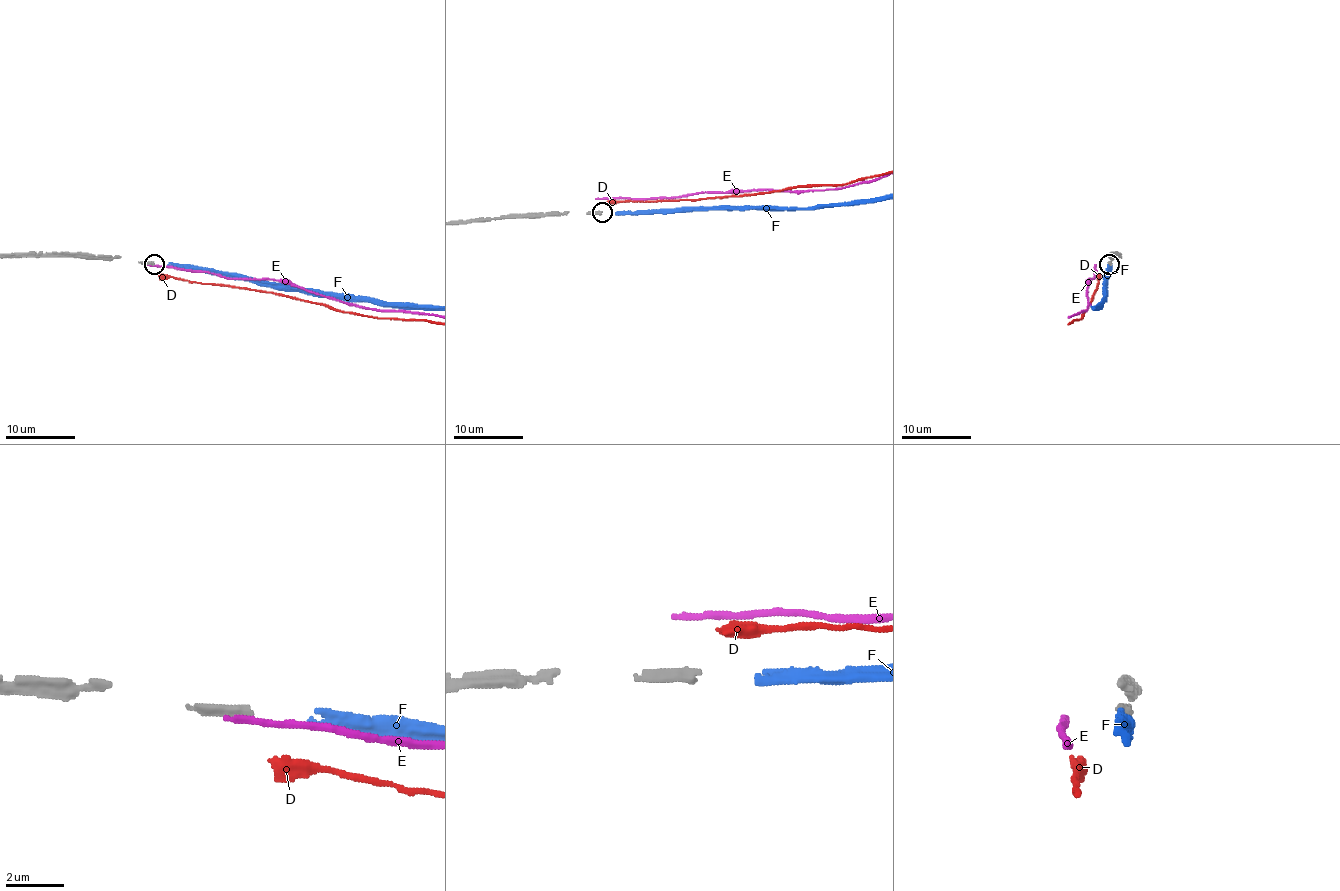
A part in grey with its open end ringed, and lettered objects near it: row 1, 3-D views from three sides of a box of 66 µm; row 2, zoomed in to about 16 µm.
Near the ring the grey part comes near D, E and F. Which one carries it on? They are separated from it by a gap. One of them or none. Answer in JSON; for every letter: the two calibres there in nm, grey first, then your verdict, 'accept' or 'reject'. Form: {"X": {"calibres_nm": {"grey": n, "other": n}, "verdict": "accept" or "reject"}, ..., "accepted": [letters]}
{"D": {"calibres_nm": {"grey": 360, "other": 480}, "verdict": "reject"}, "E": {"calibres_nm": {"grey": 360, "other": 280}, "verdict": "reject"}, "F": {"calibres_nm": {"grey": 360, "other": 320}, "verdict": "accept"}, "accepted": ["F"]}

